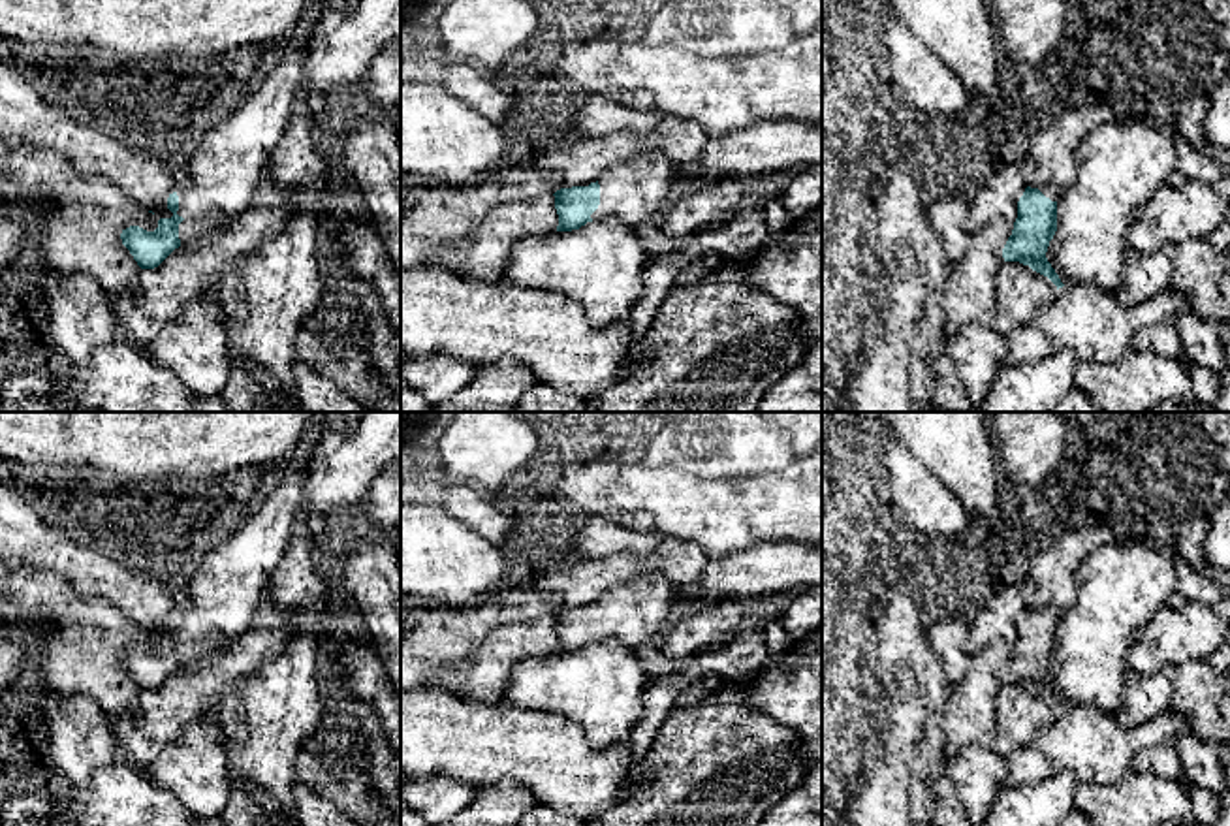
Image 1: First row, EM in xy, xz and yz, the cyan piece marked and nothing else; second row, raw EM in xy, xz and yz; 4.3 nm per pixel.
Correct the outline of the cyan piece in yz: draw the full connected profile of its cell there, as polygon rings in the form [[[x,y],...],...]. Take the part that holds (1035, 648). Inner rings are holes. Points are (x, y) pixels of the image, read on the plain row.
[[[1048,604],[1038,610],[1023,610],[1016,617],[1017,640],[1008,659],[1002,679],[1004,683],[1019,683],[1033,692],[1048,698],[1057,711],[1064,706],[1046,679],[1049,662],[1057,653],[1057,621],[1066,610]]]

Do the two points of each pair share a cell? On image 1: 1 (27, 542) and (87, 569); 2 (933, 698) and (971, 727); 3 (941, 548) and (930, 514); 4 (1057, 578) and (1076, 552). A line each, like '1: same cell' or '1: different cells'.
1: same cell
2: different cells
3: different cells
4: same cell

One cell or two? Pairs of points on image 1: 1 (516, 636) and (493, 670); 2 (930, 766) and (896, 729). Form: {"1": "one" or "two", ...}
{"1": "one", "2": "two"}

